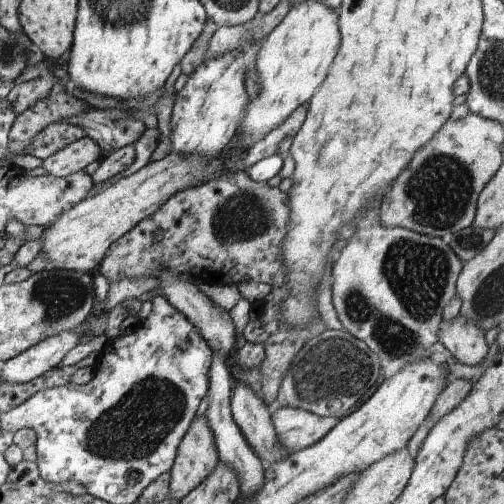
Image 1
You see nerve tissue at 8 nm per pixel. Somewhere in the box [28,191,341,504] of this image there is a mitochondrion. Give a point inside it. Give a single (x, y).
(135, 427)

